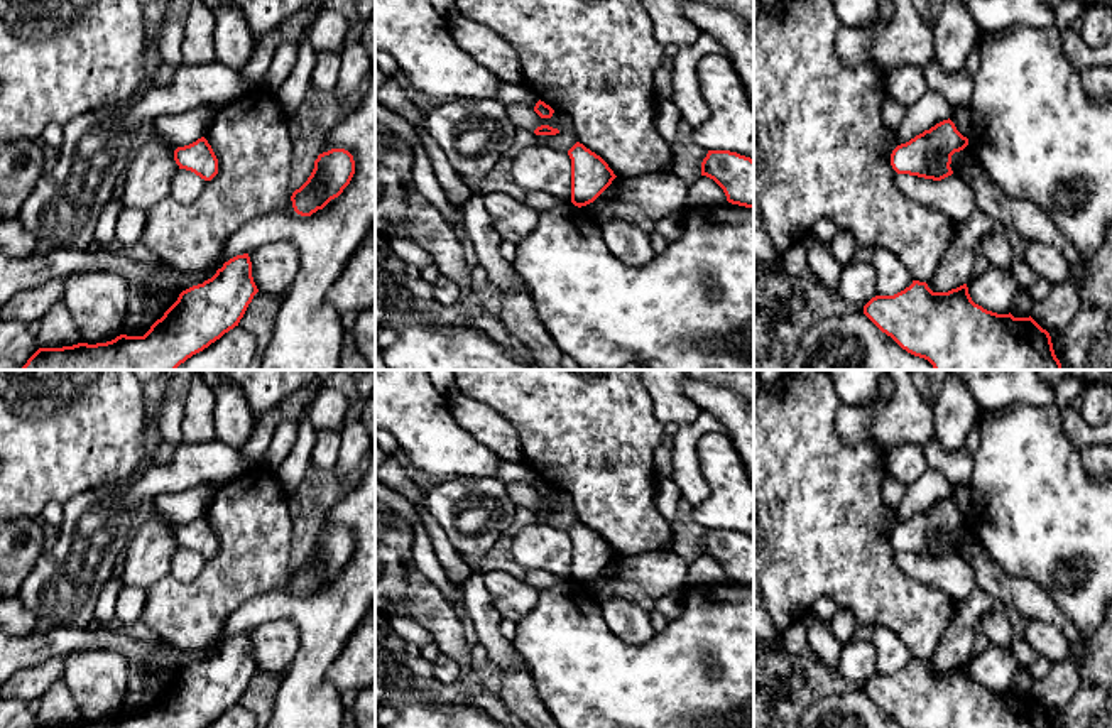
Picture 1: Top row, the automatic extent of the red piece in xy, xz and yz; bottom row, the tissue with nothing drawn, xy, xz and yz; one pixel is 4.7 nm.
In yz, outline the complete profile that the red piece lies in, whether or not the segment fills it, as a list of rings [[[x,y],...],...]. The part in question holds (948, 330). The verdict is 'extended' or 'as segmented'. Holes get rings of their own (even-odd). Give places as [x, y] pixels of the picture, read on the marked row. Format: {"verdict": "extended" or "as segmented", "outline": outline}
{"verdict": "as segmented", "outline": [[[913,280],[894,296],[875,296],[864,314],[908,353],[928,360],[935,370],[1061,370],[1051,336],[1031,316],[997,314],[975,304],[967,284],[933,292]]]}

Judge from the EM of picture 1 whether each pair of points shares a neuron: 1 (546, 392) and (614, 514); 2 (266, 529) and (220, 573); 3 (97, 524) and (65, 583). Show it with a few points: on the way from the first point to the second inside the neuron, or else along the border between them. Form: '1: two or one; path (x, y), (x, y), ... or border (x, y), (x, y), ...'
1: one; path (577, 423), (597, 443), (599, 468), (612, 483)
2: one; path (254, 541), (232, 563)
3: one; path (92, 539), (73, 568)

